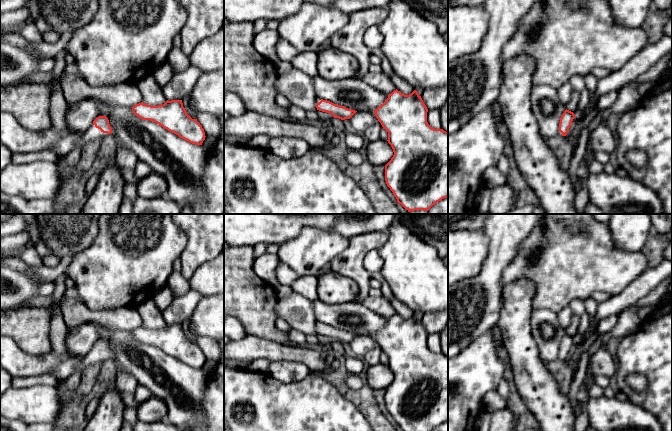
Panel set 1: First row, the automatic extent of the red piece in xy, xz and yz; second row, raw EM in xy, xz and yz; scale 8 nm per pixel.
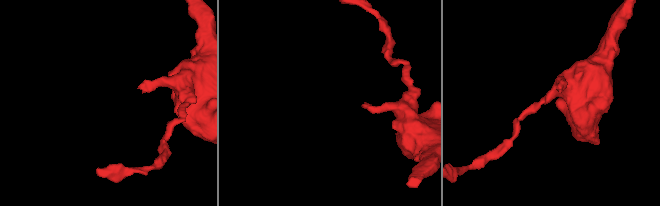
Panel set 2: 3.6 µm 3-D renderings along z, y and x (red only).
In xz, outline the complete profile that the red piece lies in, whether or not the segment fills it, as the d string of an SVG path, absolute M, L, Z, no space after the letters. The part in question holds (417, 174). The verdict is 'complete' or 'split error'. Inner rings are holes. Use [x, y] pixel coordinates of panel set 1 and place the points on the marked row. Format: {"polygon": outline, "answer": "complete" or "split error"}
{"polygon": "M397 89L388 95L386 101L375 109L374 114L383 129L388 132L388 143L394 155L385 165L385 181L393 192L397 202L408 212L428 211L433 205L448 197L448 132L434 129L427 122L428 109L416 90L411 94L402 94Z", "answer": "complete"}

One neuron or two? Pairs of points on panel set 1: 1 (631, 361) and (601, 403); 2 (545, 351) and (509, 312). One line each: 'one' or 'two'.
1: two
2: two

